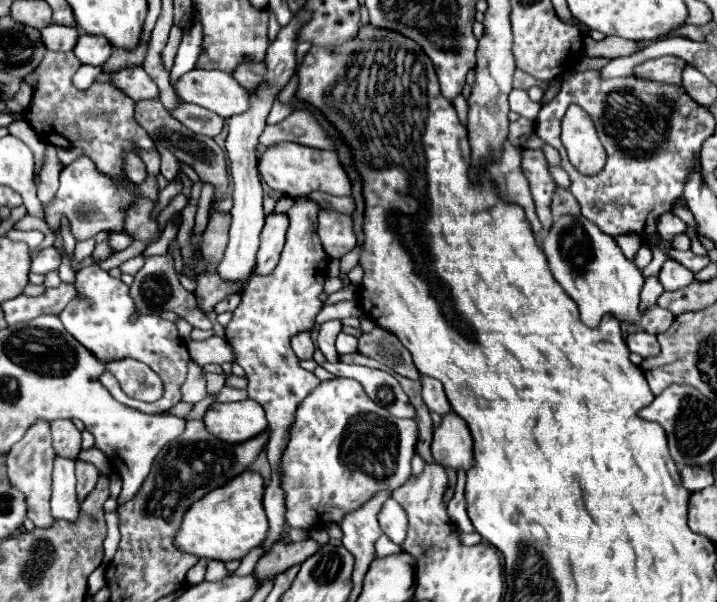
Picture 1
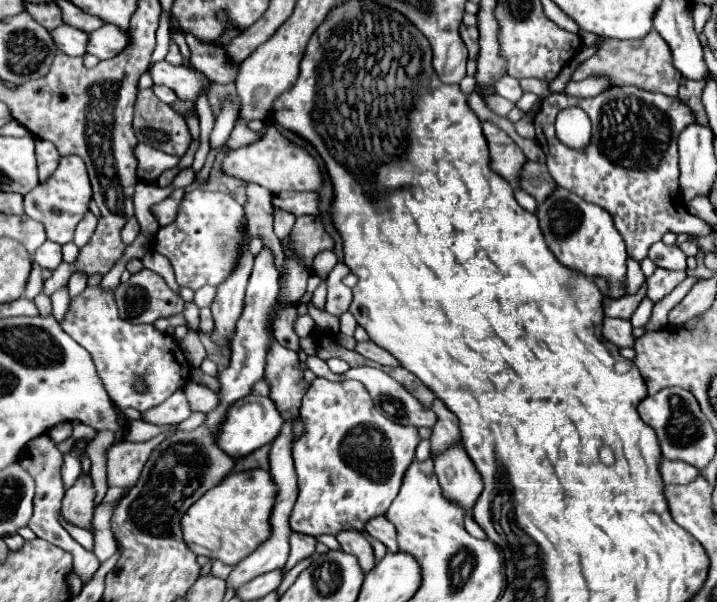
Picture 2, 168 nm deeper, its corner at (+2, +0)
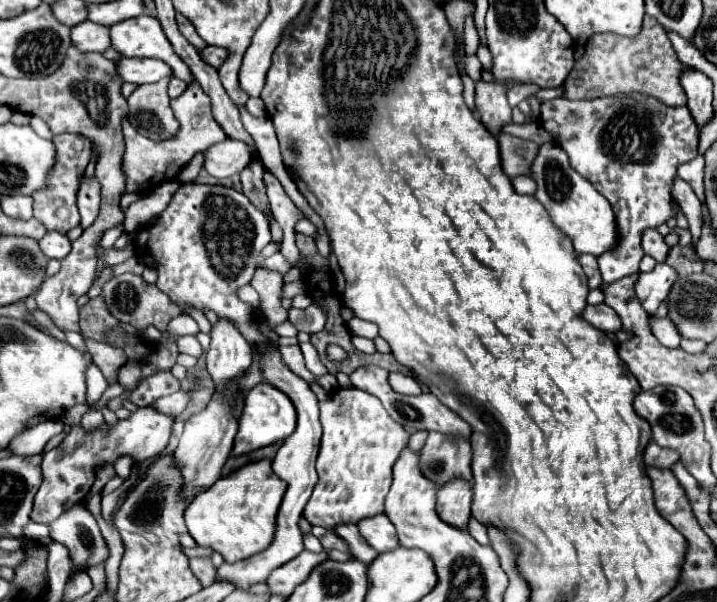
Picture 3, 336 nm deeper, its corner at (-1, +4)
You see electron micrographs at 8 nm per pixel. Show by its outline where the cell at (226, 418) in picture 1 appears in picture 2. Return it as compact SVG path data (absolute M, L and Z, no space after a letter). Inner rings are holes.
M244 396L236 400L220 424L218 432L218 446L228 452L232 458L242 458L254 450L258 450L264 444L270 444L282 428L280 414L276 412L276 406L272 406L272 400L268 396Z

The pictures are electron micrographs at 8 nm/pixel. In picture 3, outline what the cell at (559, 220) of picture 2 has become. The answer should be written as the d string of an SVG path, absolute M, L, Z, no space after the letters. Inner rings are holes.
M547 142L539 146L539 152L531 164L531 178L537 182L535 198L547 208L555 226L559 226L573 242L579 254L593 254L607 252L615 244L615 214L611 204L585 180L577 174L571 164L569 156L559 148L555 142Z

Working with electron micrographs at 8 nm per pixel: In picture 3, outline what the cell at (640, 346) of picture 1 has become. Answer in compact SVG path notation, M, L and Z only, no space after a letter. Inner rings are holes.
M597 304L597 306L587 306L581 312L581 318L587 320L591 326L603 332L617 332L621 330L619 316L615 316L615 310L607 304Z

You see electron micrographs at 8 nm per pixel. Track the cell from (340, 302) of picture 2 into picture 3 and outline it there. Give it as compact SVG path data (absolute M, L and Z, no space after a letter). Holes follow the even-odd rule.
M313 304L305 310L297 310L297 308L289 308L289 314L287 314L287 320L297 328L297 330L303 330L307 334L315 334L323 328L325 320L323 320L323 310L321 308L315 308Z

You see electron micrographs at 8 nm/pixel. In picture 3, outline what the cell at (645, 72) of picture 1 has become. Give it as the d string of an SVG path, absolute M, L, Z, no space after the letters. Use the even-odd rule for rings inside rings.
M651 16L643 18L641 32L633 38L615 34L595 34L585 44L585 54L575 62L575 68L563 82L563 98L593 100L601 96L615 96L639 92L657 98L665 106L685 106L687 94L679 84L683 64L675 56L665 28Z

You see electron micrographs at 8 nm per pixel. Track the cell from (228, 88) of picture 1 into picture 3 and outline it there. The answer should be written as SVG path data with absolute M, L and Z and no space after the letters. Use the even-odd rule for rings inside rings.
M121 58L117 62L117 74L123 82L133 82L137 86L157 82L163 76L171 76L171 68L163 60L155 58Z

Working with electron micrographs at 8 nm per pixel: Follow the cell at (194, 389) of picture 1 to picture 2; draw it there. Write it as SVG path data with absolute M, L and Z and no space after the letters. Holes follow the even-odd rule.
M182 386L164 404L144 412L142 420L152 422L152 424L180 424L190 414L192 414L192 410L190 410L190 402L186 398L186 386Z

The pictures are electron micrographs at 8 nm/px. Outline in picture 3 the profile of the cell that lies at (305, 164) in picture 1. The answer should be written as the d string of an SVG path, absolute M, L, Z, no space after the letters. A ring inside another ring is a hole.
M235 140L213 144L203 154L205 154L203 168L215 178L229 178L233 174L239 174L251 162L253 156L247 144Z

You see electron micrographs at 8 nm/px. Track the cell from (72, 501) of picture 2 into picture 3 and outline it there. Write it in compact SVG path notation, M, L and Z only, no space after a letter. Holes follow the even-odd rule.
M81 504L71 508L71 512L63 512L63 516L49 526L51 538L69 550L69 558L73 562L71 574L85 572L87 568L103 564L109 558L109 548L93 514Z

